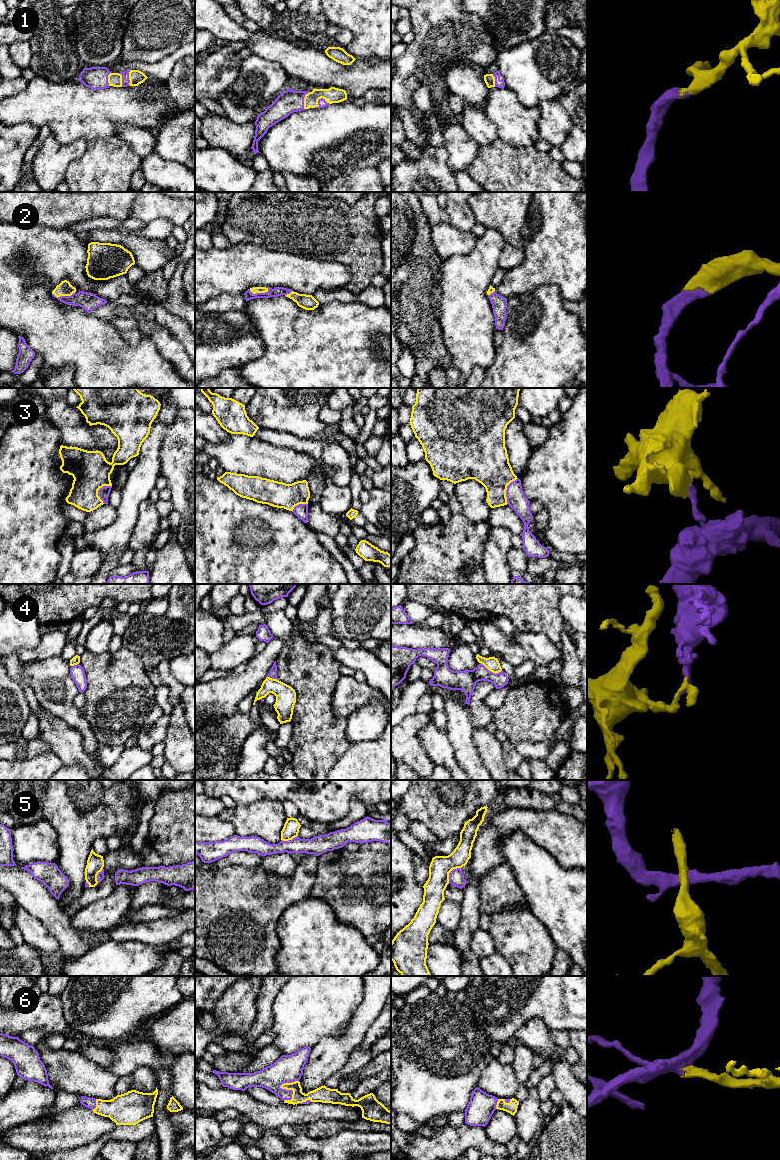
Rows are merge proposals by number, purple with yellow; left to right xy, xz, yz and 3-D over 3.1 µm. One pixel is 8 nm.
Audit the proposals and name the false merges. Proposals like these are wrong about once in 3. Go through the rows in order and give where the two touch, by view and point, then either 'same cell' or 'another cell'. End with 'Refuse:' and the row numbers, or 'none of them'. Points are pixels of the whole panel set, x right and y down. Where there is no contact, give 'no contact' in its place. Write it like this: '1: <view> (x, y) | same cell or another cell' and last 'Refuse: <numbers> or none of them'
1: xz (319, 99) | same cell
2: xy (63, 296) | same cell
3: yz (506, 490) | another cell
4: yz (490, 671) | another cell
5: yz (449, 873) | another cell
6: xz (284, 1089) | same cell
Refuse: 3, 4, 5

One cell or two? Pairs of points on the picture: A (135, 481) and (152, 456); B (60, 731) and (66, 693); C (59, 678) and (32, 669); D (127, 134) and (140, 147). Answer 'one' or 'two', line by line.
A: one
B: two
C: one
D: one

